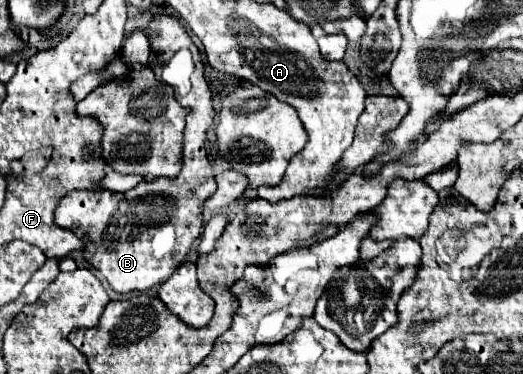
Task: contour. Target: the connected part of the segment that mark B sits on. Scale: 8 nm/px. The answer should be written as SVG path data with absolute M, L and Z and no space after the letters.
M172 16L150 20L148 30L152 46L152 68L162 70L162 66L182 48L188 48L192 52L196 64L196 70L192 74L192 90L186 96L178 98L178 102L188 108L182 144L182 170L178 178L154 178L150 184L144 180L126 192L72 190L58 202L54 210L54 224L72 230L78 238L88 238L82 248L84 260L96 270L102 268L102 276L118 294L136 290L146 292L170 278L170 274L184 262L192 242L200 236L204 202L216 190L214 170L204 150L206 130L214 120L214 108L212 94L204 78L200 52L188 36L186 28Z

